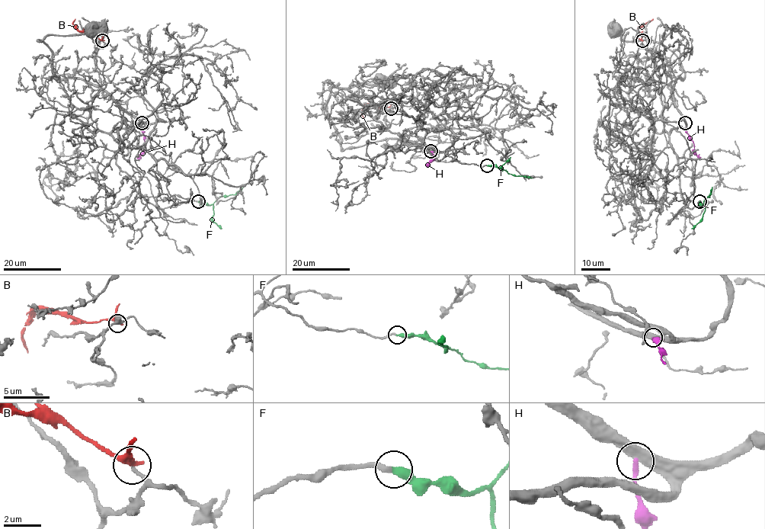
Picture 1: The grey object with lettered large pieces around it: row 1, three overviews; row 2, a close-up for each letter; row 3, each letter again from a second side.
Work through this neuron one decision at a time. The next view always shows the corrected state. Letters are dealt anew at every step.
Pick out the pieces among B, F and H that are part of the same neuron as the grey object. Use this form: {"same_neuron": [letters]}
{"same_neuron": ["F"]}

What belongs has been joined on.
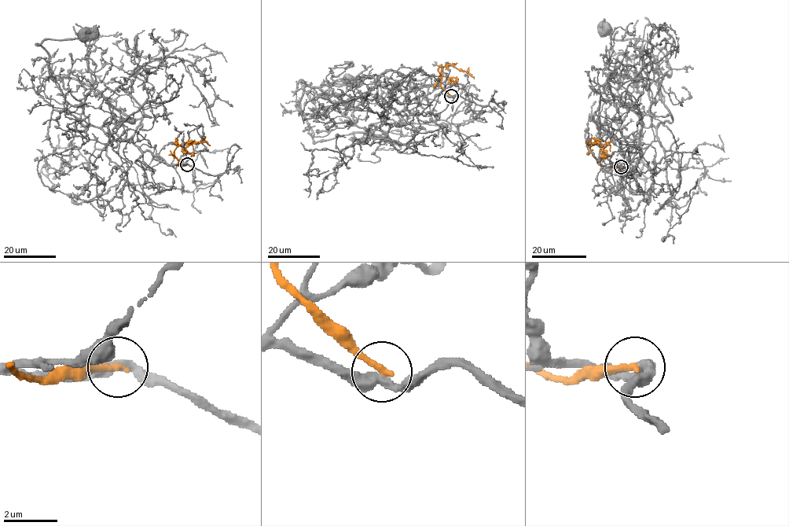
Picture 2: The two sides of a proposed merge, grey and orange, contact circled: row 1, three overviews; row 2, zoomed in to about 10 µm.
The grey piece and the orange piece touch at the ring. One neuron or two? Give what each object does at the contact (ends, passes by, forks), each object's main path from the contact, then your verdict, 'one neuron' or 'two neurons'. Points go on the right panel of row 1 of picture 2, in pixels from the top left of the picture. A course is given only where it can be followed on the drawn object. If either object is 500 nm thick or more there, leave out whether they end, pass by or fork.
grey passes by | orange ends | grey via (622, 167), (640, 157), (643, 115), (672, 118), (660, 93), (671, 72), (659, 50), (605, 29) | orange via (621, 167), (603, 166), (599, 163), (588, 142), (602, 146) | two neurons

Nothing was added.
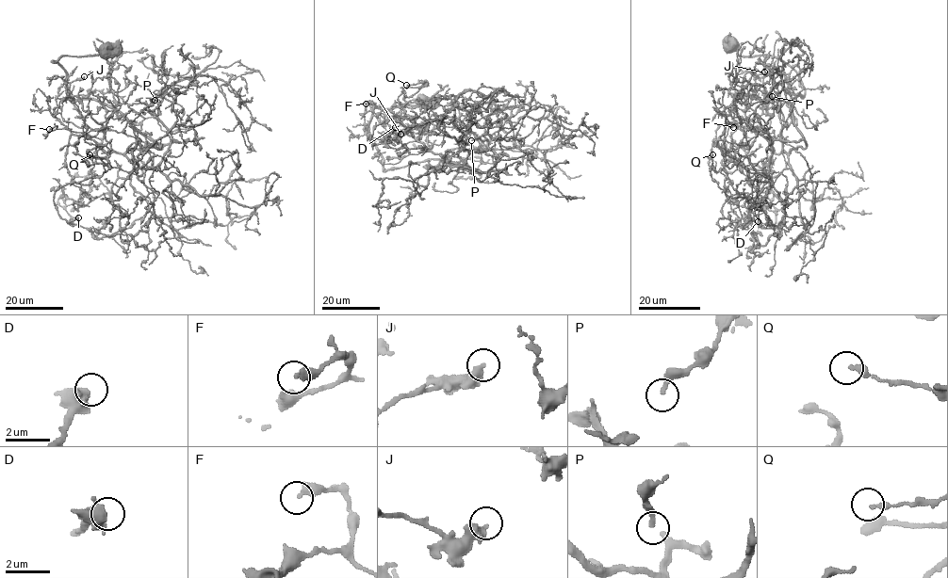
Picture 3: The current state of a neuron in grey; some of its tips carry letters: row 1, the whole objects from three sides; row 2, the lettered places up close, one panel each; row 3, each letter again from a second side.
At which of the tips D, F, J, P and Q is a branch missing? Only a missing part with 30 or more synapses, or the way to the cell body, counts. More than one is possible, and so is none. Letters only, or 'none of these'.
none of these

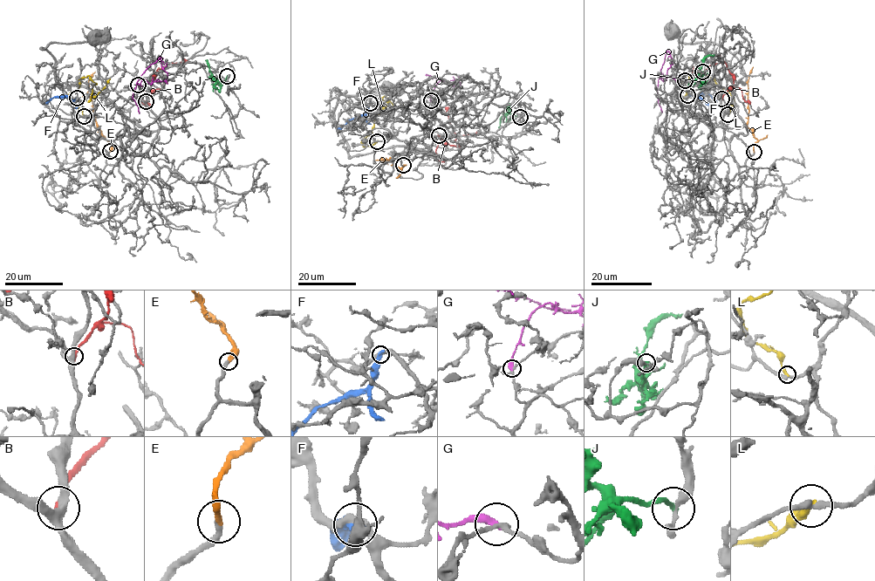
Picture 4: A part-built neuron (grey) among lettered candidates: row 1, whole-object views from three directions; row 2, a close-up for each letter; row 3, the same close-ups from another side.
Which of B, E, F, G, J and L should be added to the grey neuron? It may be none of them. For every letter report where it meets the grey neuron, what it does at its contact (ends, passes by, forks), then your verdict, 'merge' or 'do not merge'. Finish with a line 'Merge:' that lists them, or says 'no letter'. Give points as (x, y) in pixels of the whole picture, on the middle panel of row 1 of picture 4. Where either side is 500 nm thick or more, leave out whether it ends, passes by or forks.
B: contact (439, 135); it ends; do not merge
E: contact (403, 165); it ends; merge
F: contact (370, 103); it ends; do not merge
G: contact (431, 100); it ends; do not merge
J: contact (520, 117); it ends; do not merge
L: contact (377, 141); it ends; do not merge
Merge: E

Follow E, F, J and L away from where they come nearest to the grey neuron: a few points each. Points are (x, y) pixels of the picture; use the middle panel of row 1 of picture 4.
E: (402, 165), (400, 168), (390, 159), (380, 160), (388, 164)
F: (369, 103), (365, 113), (349, 119), (337, 130)
J: (520, 117), (506, 113), (498, 128)
L: (377, 141), (362, 143), (386, 105), (382, 97), (397, 106), (403, 104)

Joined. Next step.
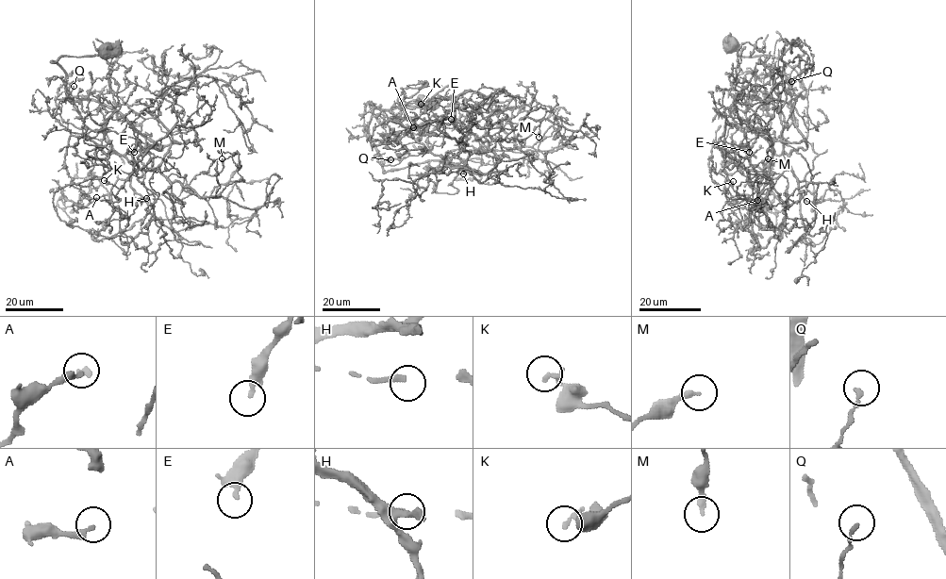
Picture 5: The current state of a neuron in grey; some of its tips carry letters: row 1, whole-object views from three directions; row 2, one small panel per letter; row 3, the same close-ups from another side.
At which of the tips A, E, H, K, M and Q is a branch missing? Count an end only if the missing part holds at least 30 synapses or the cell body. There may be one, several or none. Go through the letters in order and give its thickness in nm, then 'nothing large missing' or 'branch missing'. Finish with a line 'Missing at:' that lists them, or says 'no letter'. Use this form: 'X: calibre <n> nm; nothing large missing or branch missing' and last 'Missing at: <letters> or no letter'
A: calibre 260 nm; nothing large missing
E: calibre 200 nm; nothing large missing
H: calibre 200 nm; branch missing
K: calibre 190 nm; nothing large missing
M: calibre 220 nm; nothing large missing
Q: calibre 180 nm; nothing large missing
Missing at: H

